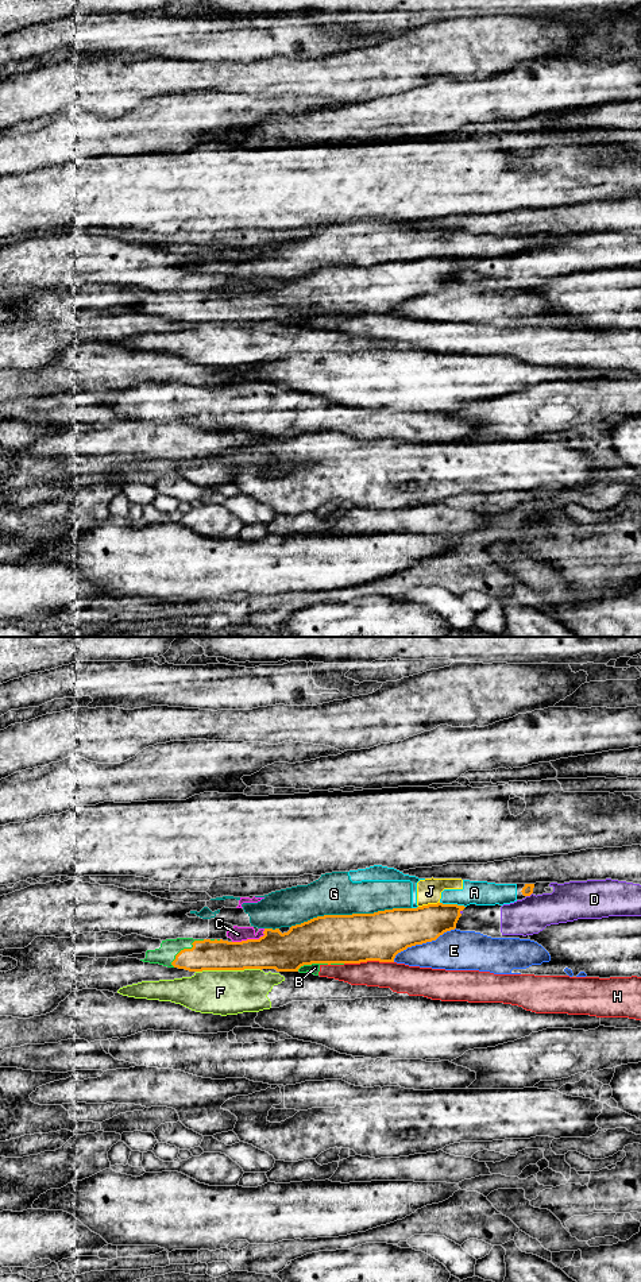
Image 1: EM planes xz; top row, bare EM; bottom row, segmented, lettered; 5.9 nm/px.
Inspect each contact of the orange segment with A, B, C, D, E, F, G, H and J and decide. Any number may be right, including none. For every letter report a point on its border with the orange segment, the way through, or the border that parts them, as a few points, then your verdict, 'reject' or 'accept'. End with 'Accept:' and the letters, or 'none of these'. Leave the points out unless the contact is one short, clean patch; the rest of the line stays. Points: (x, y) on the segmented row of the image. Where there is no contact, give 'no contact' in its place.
A: meets orange in xz at (452, 904); reject
B: meets orange in xz at (320, 962); reject
C: meets orange in xz at (250, 939); reject
D: meets orange in xz at (529, 895); reject
E: meets orange in xz at (423, 942); reject
F: meets orange in xz at (228, 969); reject
G: meets orange in xz at (350, 915); reject
H: meets orange in xz at (369, 960); reject
J: meets orange in xz at (428, 904); border along xz (439, 902), (419, 907); reject
Accept: none of these

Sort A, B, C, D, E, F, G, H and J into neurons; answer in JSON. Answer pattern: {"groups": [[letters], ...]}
{"groups": [["A", "G", "J"], ["B", "H"], ["C"], ["D"], ["E"], ["F"]]}

